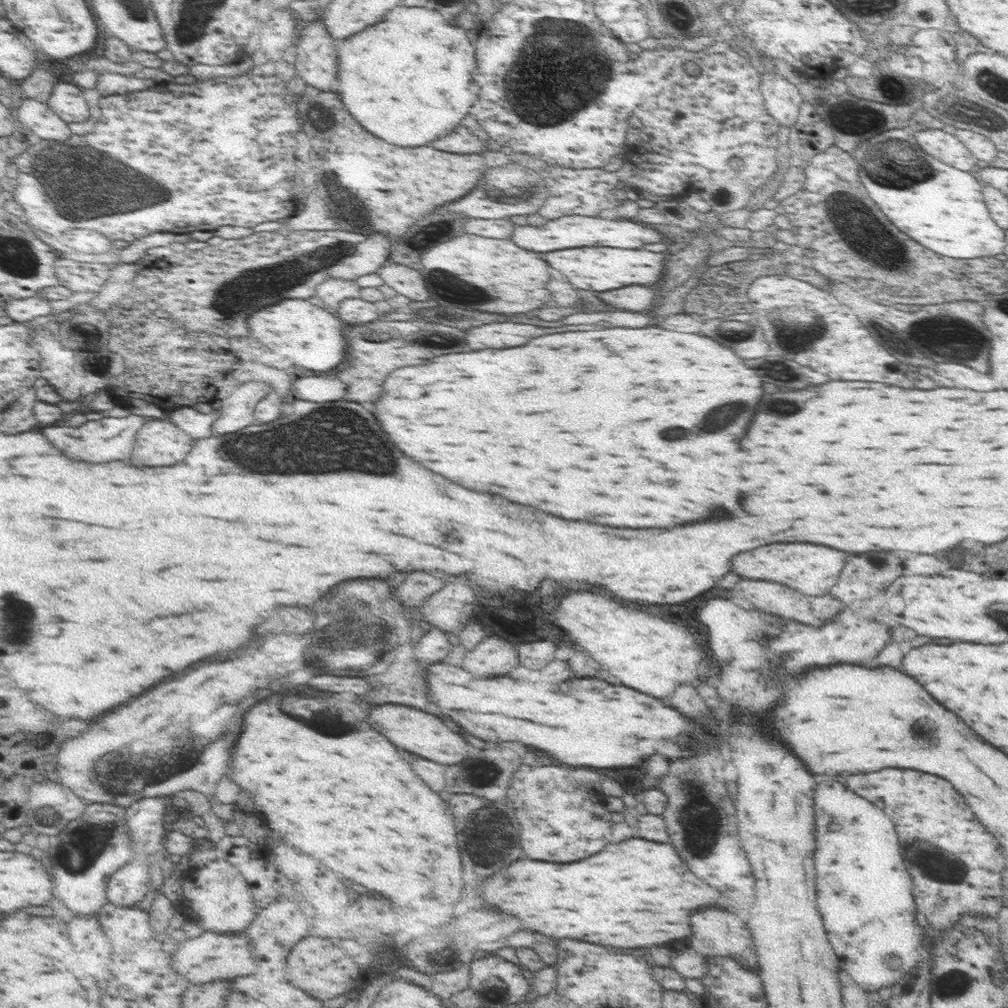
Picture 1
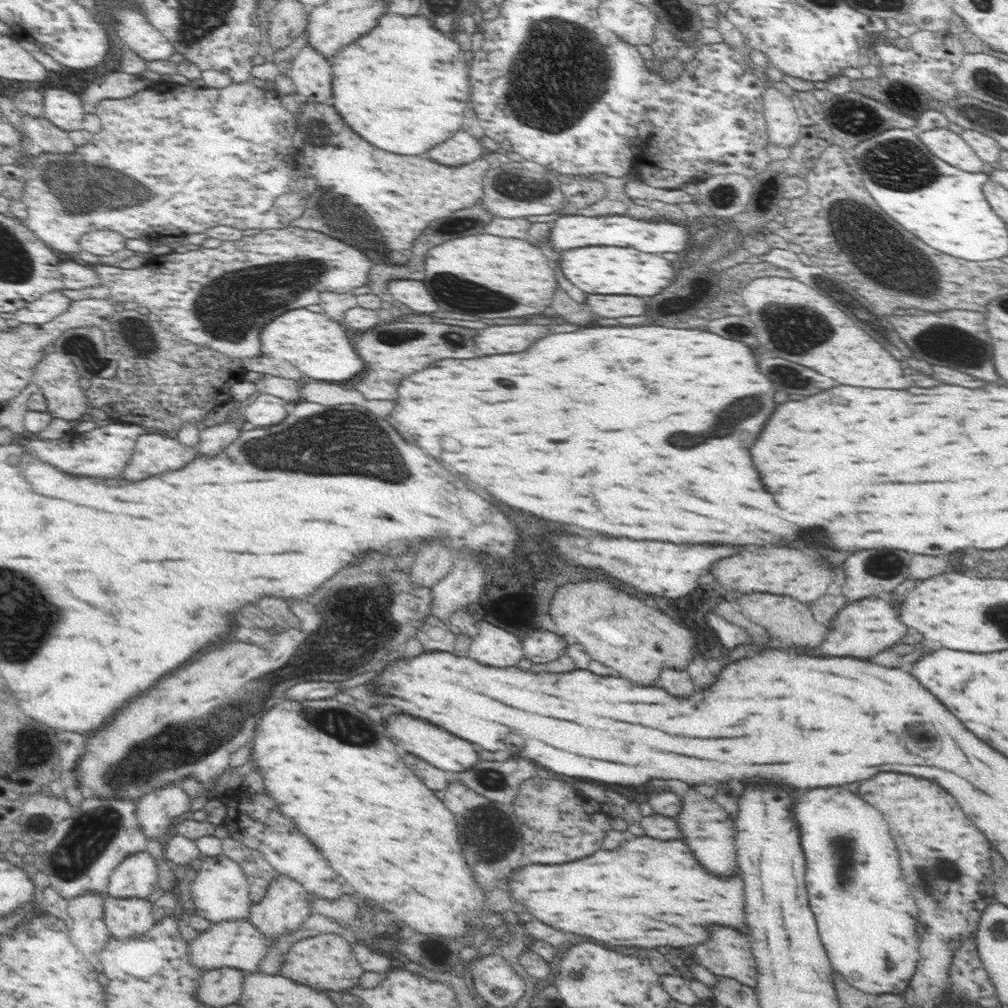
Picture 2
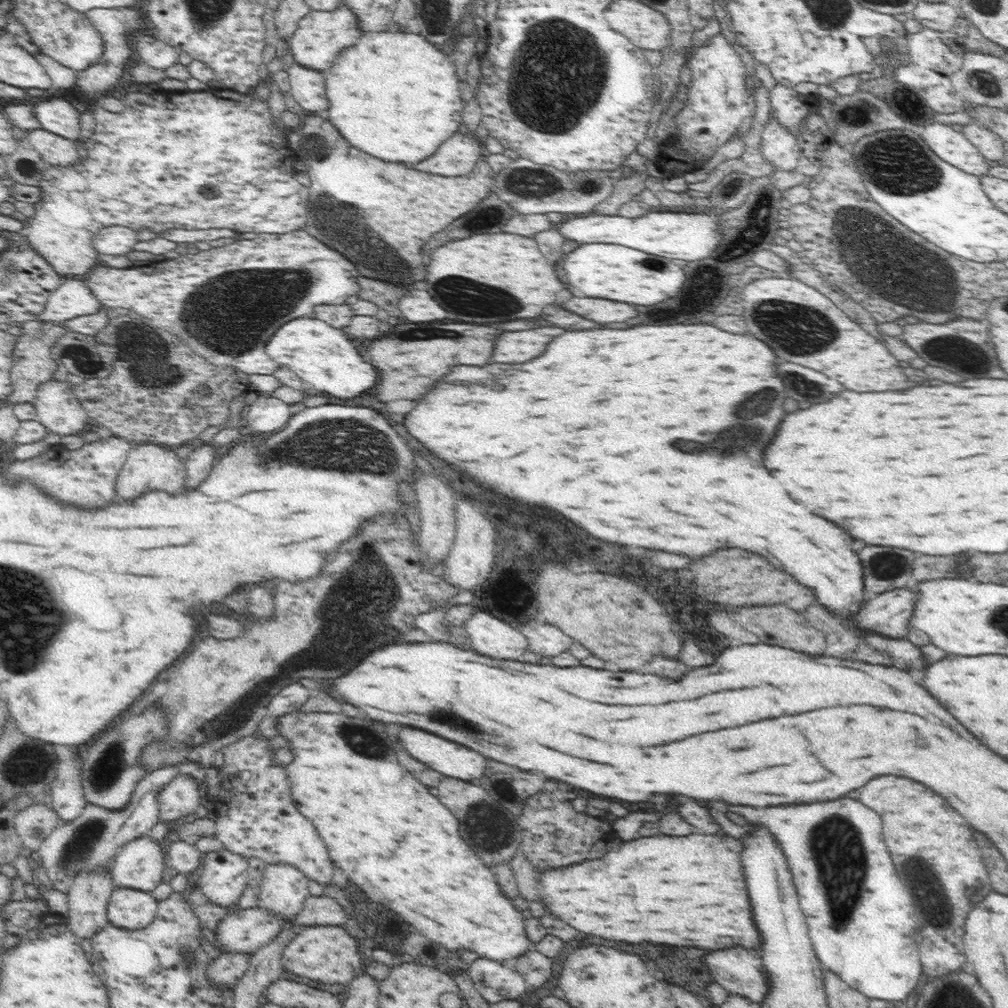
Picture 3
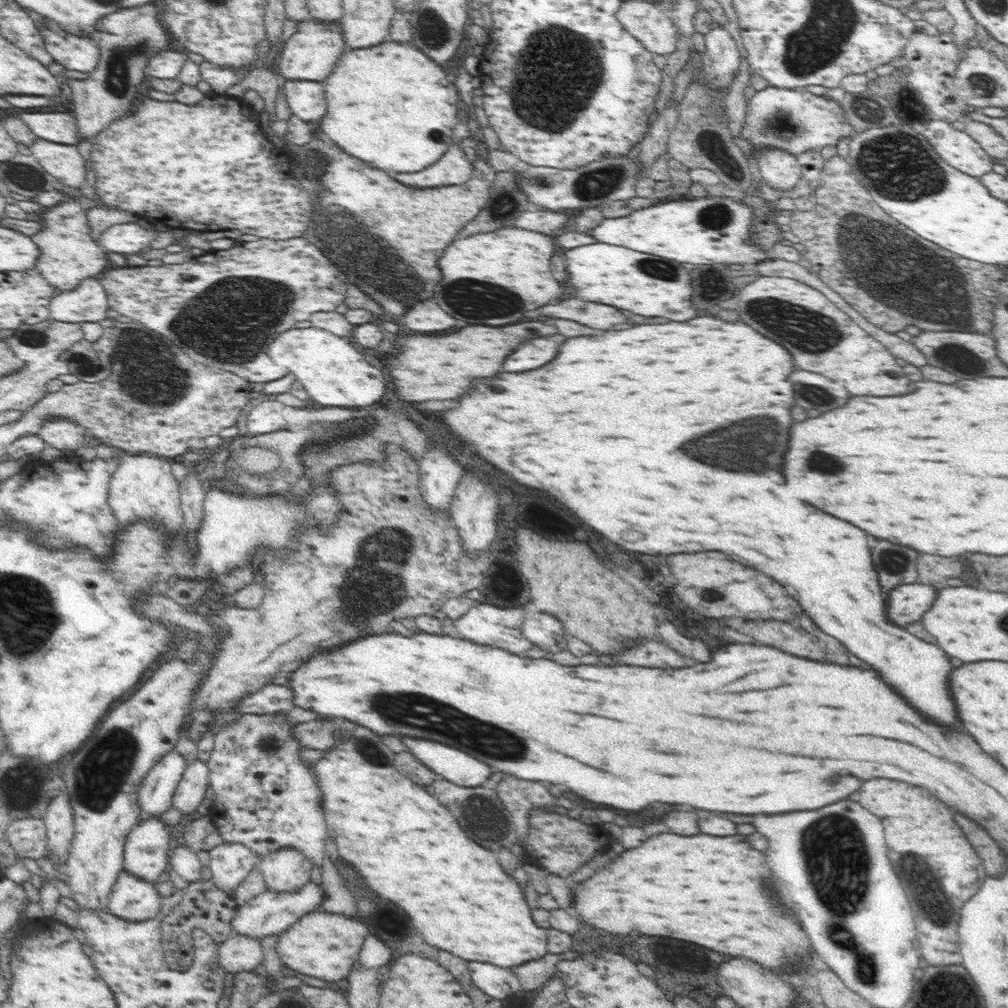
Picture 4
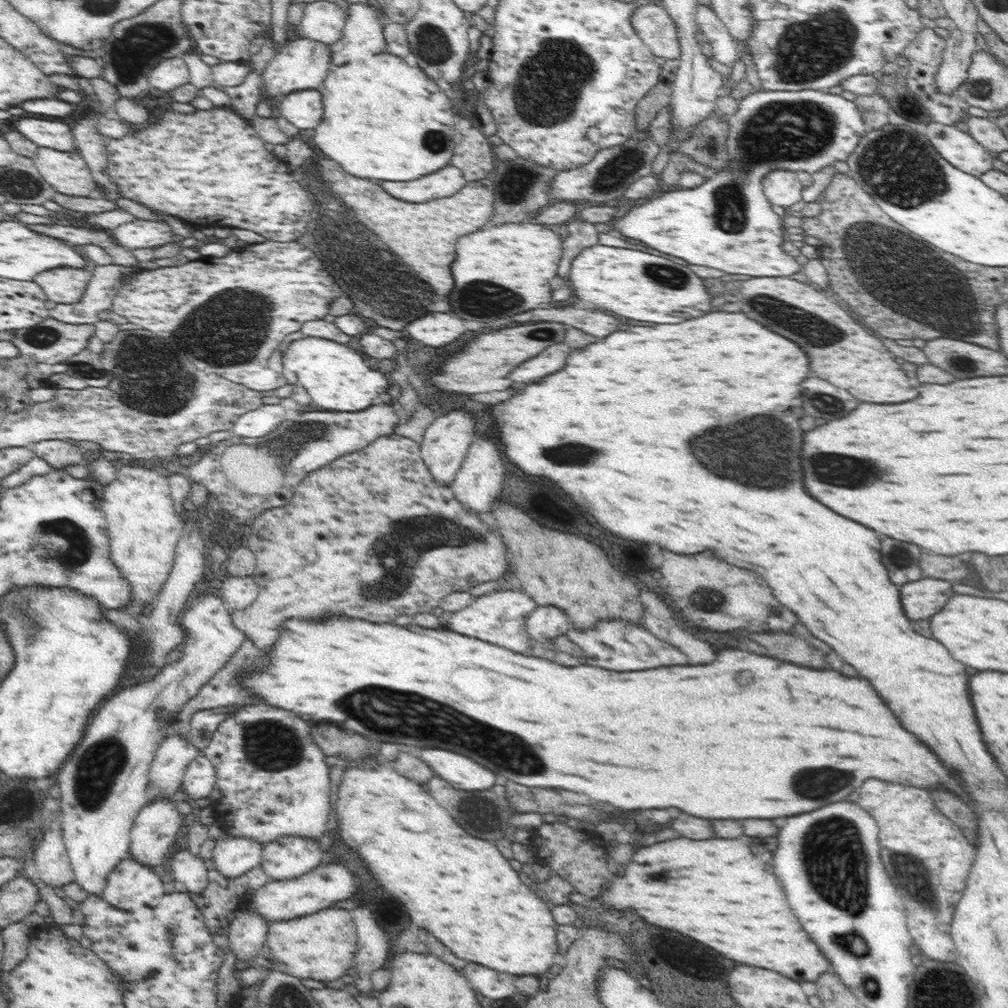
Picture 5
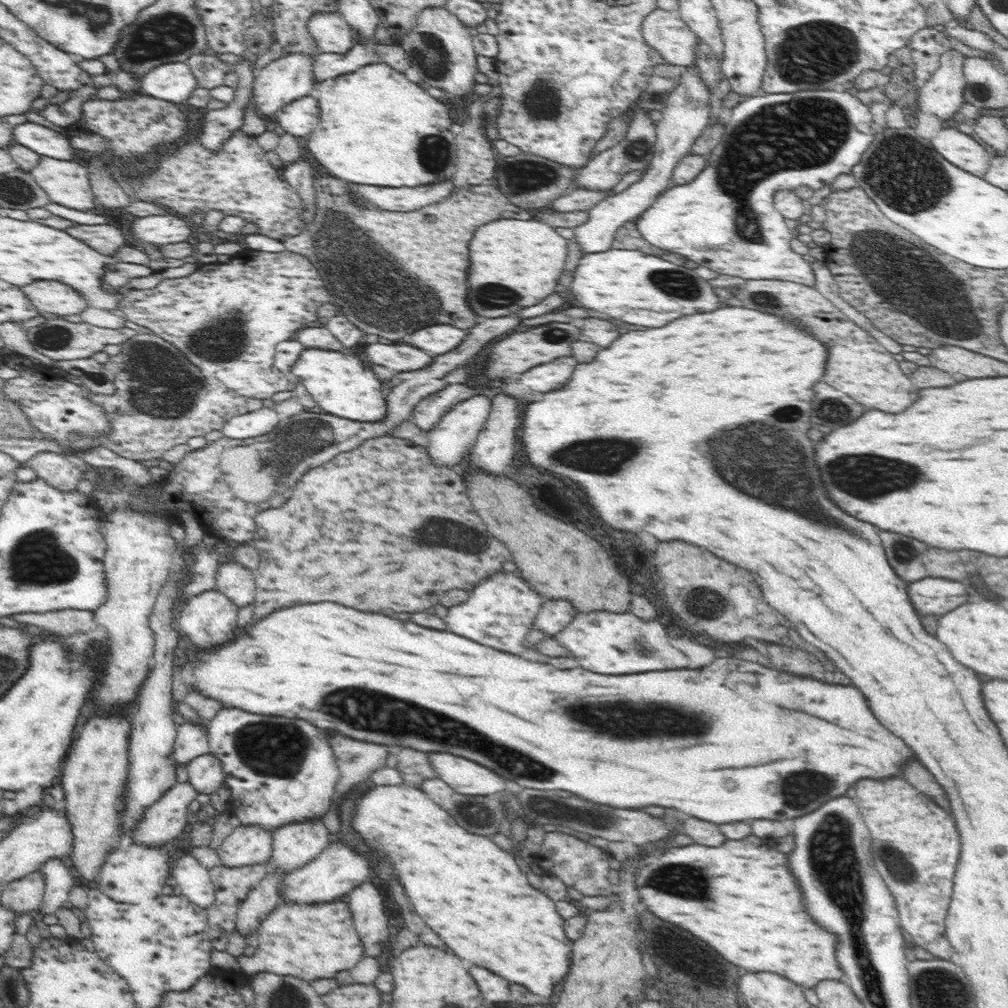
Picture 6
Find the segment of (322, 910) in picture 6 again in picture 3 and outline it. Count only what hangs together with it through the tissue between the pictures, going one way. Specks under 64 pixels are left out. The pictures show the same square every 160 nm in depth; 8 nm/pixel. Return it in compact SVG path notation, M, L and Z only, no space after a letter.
M332 926L303 927L292 942L288 942L284 956L284 968L292 974L306 976L326 984L348 984L354 976L362 972L362 958L358 954L356 940L344 928Z

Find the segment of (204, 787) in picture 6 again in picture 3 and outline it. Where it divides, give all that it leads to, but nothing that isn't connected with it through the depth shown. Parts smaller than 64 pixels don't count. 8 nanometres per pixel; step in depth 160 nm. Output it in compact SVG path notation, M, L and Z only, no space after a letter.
M178 775L163 786L158 797L159 821L164 823L194 813L200 804L199 786L192 775Z

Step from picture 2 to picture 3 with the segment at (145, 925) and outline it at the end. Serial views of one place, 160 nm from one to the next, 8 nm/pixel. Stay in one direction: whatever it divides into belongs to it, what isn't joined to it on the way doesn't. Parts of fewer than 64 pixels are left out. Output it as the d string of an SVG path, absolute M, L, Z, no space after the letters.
M115 887L109 898L109 924L132 930L147 927L157 916L158 902L149 892Z

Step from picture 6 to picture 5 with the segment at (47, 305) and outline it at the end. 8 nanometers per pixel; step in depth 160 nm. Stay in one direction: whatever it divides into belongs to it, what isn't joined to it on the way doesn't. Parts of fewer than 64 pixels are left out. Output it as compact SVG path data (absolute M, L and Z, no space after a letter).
M73 245L73 247L87 262L83 269L58 267L51 271L40 272L39 275L35 276L34 281L39 284L47 300L55 303L72 304L84 296L95 265L92 259L85 255L82 245Z

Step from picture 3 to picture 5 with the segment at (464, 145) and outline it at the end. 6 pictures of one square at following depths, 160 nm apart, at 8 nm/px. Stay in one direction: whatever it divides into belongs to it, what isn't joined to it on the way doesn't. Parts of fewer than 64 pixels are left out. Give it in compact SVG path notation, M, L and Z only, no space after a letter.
M450 164L446 168L431 175L410 182L382 181L379 186L396 199L406 202L421 203L430 199L447 197L459 192L467 181L464 174L456 166Z

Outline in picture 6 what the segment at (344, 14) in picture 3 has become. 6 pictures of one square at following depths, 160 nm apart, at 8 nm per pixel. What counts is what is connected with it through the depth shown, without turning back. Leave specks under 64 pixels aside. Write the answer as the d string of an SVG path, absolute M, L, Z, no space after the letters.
M288 53L270 62L268 66L256 70L252 88L252 94L256 99L256 113L263 118L272 119L275 112L288 103L310 95L316 83L312 68L314 68L314 56L306 53Z

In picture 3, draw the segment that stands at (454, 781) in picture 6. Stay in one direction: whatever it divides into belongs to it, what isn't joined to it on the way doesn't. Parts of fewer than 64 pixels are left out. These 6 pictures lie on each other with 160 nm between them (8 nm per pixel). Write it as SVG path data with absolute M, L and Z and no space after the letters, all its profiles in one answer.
M400 728L400 734L398 734L400 742L404 744L404 749L410 754L426 764L429 768L436 770L444 777L456 778L460 780L474 780L481 779L486 774L486 758L466 746L460 746L460 744L454 744L454 742L448 742L436 734L430 734L430 732L424 732L424 730L418 730L418 728Z

